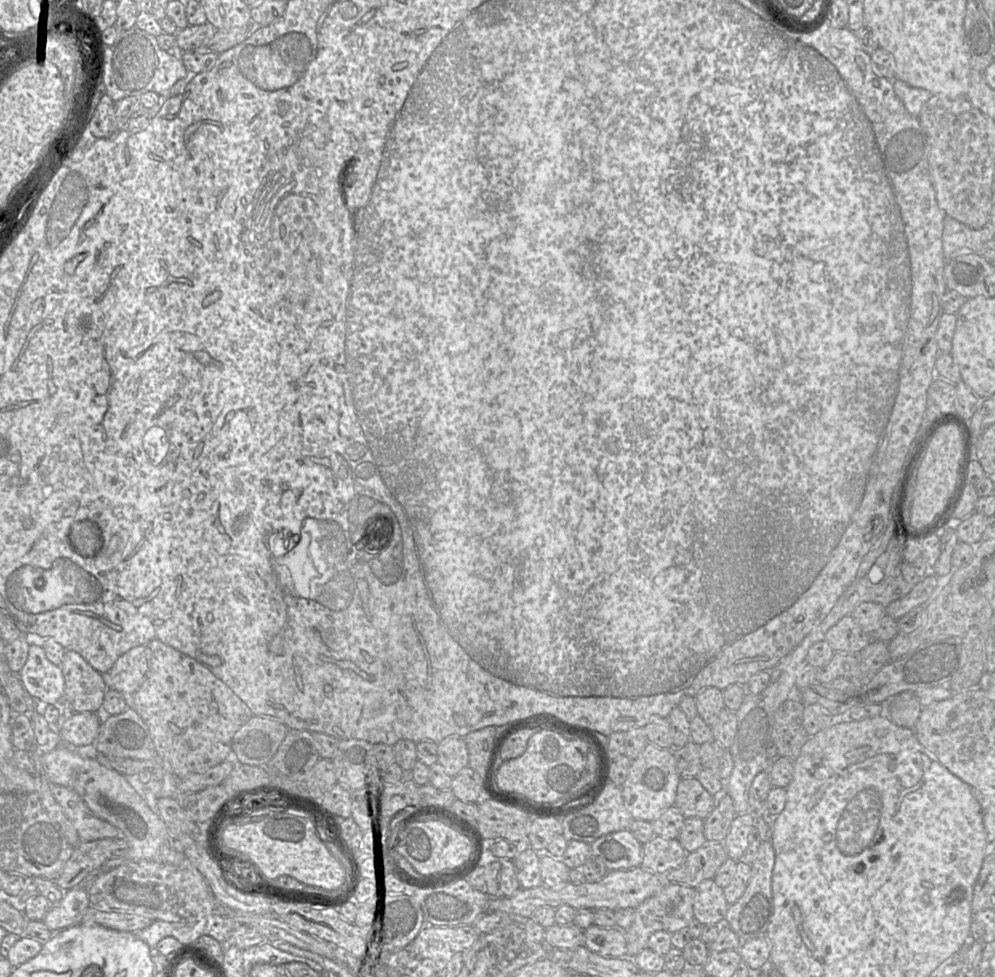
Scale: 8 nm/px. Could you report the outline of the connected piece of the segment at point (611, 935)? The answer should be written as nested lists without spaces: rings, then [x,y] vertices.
[[[592,925],[585,930],[585,946],[600,955],[625,957],[627,944],[625,932],[618,927],[603,928]]]

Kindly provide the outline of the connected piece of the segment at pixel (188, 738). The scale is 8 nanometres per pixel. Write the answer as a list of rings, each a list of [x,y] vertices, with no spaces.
[[[152,640],[121,655],[112,668],[103,674],[103,679],[107,687],[120,692],[128,708],[135,710],[143,719],[154,743],[156,756],[162,761],[163,767],[168,769],[177,779],[184,778],[192,773],[203,773],[232,758],[232,738],[234,734],[253,717],[247,705],[224,682],[217,678],[207,666],[159,640]]]

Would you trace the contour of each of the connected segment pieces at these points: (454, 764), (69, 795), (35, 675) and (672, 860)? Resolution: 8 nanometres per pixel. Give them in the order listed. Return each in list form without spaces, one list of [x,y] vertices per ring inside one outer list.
[[[451,736],[437,744],[439,763],[445,772],[454,778],[469,765],[469,755],[463,737]]]
[[[52,784],[51,792],[72,822],[81,841],[122,837],[121,832],[116,827],[93,812],[75,790]]]
[[[36,644],[30,646],[28,659],[17,675],[26,691],[41,703],[55,703],[64,698],[65,681],[60,666],[49,661]]]
[[[656,835],[643,844],[642,867],[657,874],[665,874],[678,868],[685,861],[687,854],[678,839]]]

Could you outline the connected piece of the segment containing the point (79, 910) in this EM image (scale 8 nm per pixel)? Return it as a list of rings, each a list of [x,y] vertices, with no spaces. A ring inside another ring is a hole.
[[[75,888],[66,891],[62,901],[49,909],[43,922],[53,933],[57,933],[80,924],[89,907],[87,890]]]

